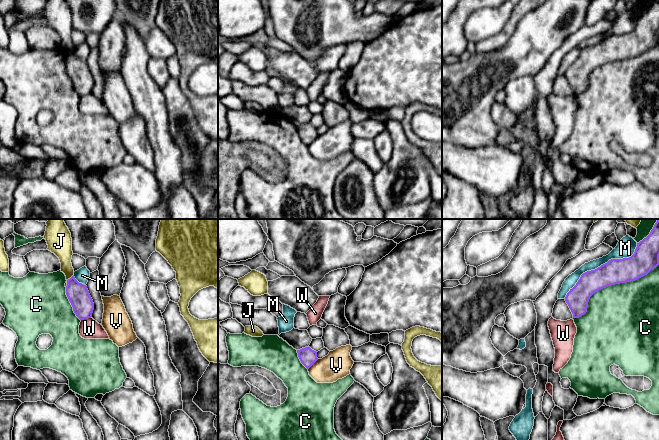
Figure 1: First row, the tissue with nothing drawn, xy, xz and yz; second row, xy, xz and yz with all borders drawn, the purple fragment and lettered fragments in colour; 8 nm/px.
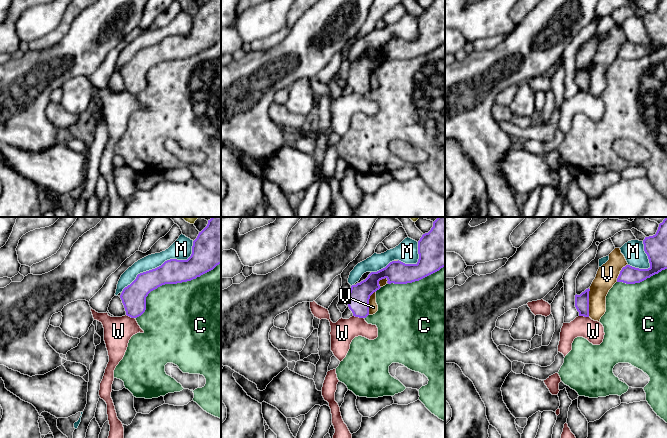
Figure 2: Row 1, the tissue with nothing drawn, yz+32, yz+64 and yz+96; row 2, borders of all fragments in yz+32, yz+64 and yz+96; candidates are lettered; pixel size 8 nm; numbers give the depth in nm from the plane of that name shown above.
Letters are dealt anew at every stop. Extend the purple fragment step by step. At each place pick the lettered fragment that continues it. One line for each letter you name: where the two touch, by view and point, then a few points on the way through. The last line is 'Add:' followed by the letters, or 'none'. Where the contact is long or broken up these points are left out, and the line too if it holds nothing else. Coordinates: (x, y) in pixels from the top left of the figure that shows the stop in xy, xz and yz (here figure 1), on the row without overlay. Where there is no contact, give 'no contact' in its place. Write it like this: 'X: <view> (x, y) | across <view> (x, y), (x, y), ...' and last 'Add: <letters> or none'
Add: none

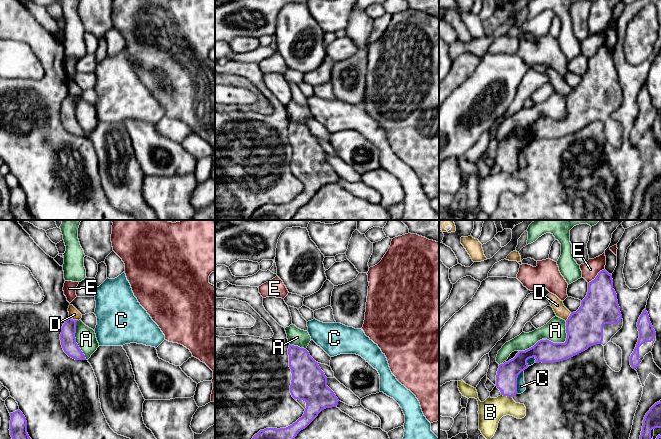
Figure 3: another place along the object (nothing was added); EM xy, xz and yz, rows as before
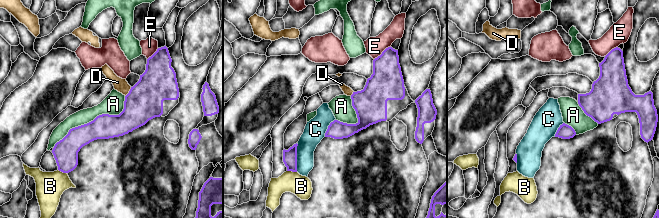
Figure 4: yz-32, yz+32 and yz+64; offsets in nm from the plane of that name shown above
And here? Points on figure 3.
Add: none

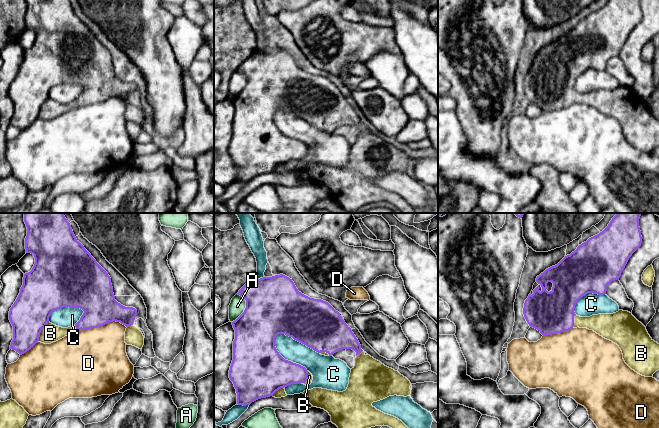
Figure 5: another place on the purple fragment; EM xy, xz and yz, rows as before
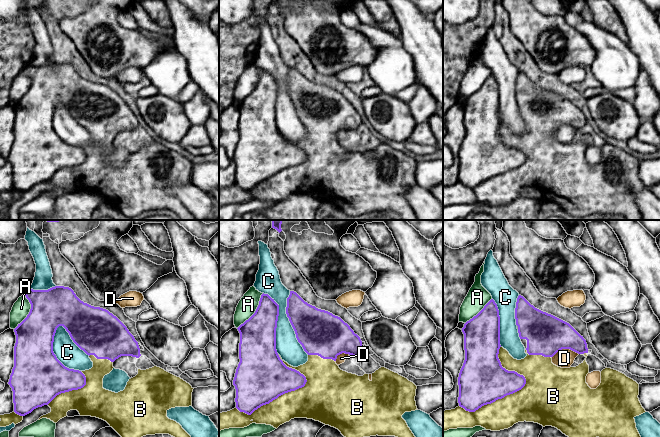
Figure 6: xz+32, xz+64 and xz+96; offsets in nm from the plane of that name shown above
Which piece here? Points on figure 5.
B: xy (41, 106)
Add: B

